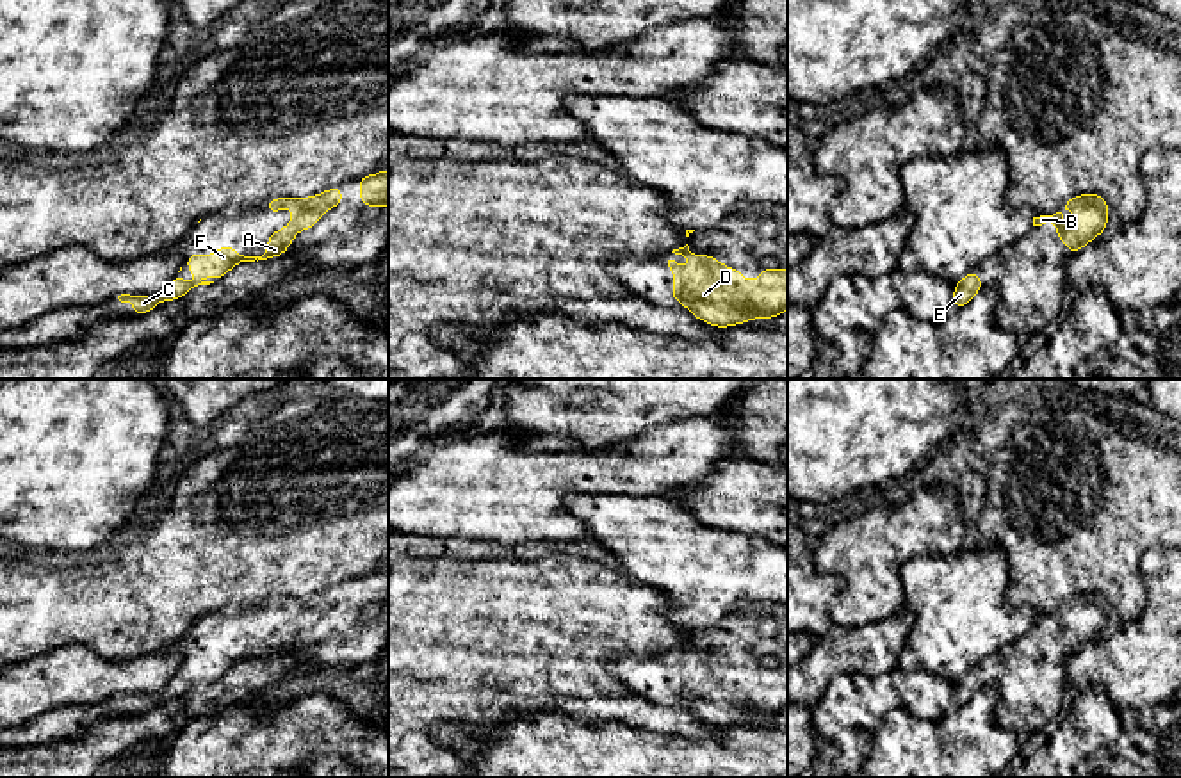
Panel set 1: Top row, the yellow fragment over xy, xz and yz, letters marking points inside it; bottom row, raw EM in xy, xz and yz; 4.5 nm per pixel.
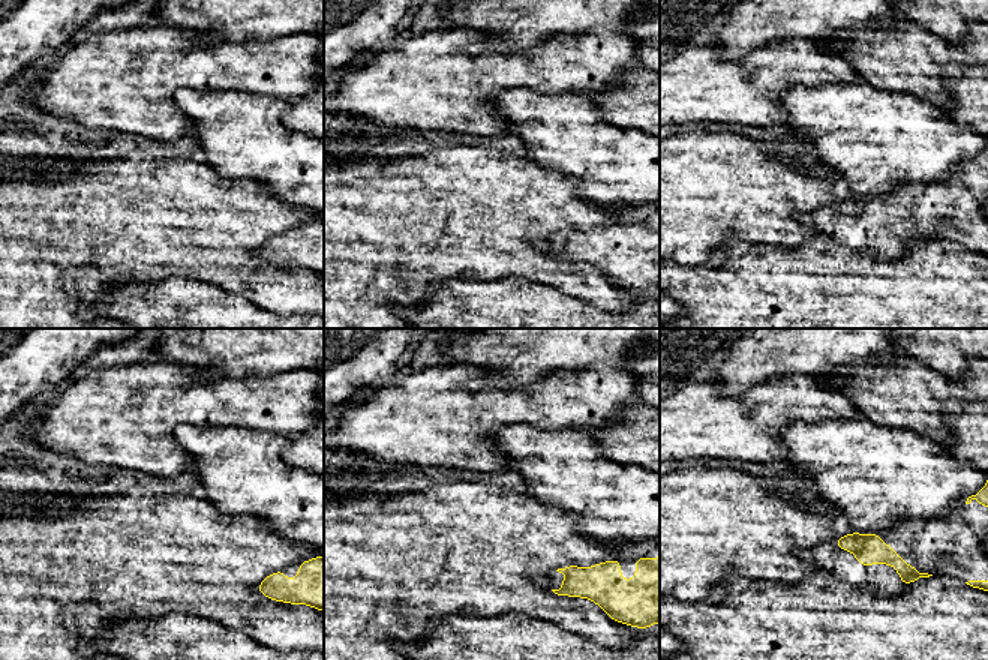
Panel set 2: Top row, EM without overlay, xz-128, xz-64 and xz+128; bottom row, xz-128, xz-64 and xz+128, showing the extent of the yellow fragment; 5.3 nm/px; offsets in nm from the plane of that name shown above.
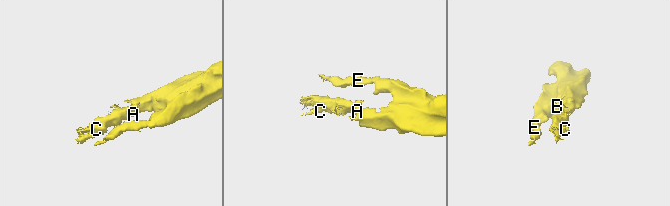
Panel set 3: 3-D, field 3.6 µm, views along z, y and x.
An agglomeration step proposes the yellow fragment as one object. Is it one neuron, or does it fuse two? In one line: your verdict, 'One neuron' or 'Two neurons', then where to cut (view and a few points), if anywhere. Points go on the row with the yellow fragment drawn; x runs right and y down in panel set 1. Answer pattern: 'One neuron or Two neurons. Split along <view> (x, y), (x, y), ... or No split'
One neuron. No split

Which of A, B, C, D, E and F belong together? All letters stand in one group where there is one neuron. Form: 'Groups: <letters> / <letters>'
Groups: A B C D E F

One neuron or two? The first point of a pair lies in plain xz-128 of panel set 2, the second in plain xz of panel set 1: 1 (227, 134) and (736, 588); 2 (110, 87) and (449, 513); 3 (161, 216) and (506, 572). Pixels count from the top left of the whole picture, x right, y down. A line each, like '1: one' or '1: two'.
1: one
2: one
3: one

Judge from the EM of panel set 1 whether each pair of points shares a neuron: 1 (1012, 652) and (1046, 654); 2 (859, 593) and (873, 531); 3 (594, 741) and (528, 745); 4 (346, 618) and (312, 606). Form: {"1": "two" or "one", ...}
{"1": "one", "2": "one", "3": "one", "4": "one"}

